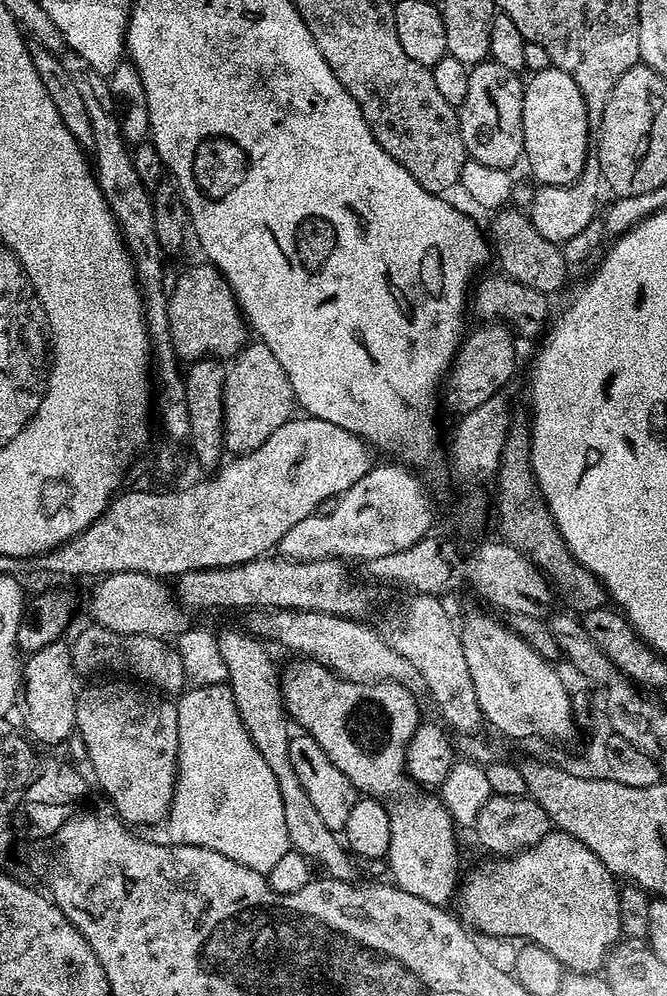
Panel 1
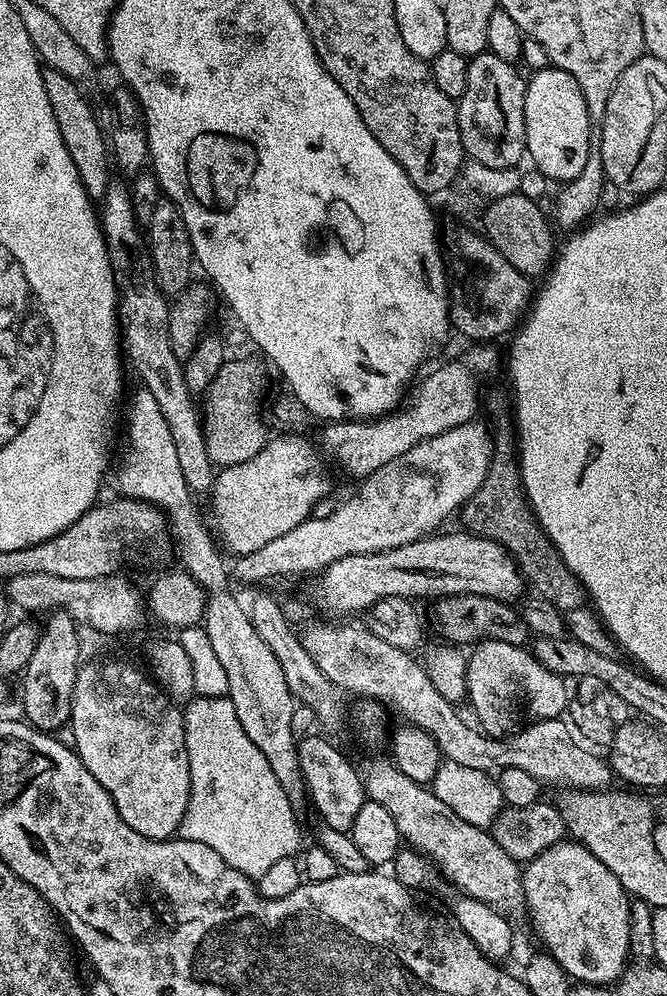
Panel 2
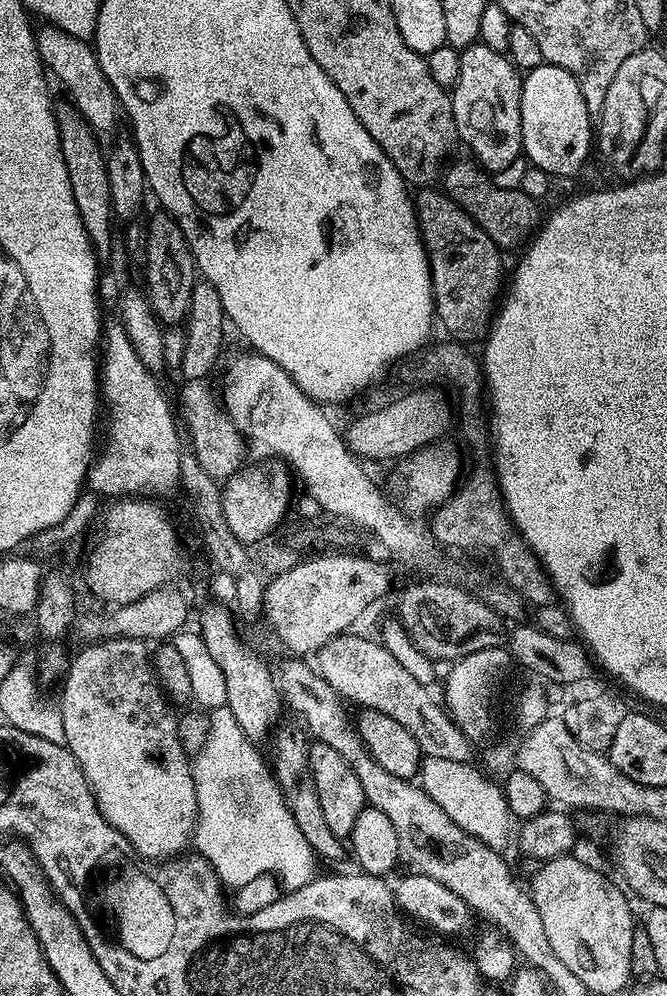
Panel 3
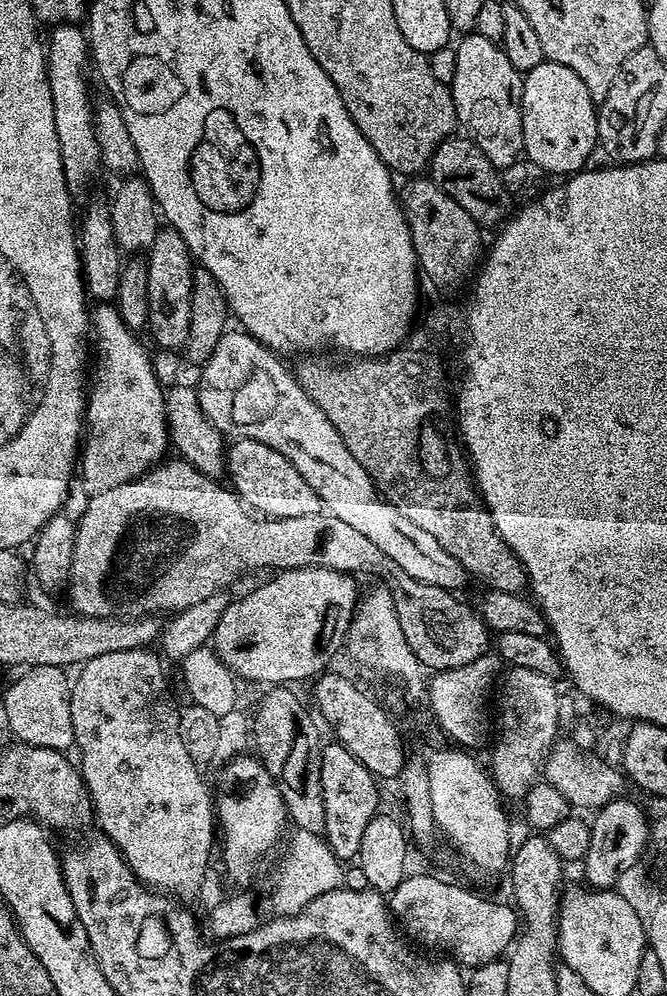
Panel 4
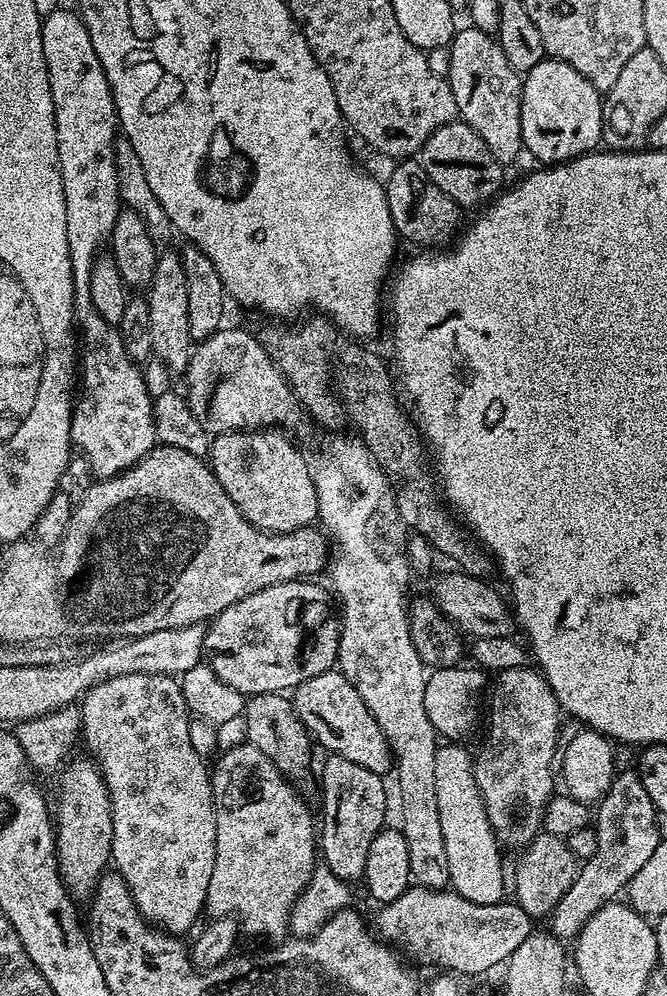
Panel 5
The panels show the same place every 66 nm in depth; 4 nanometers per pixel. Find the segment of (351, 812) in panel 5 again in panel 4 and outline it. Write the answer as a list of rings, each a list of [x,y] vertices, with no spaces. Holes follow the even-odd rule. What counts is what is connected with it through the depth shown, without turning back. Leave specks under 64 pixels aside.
[[[338,742],[325,743],[320,749],[320,773],[322,774],[322,802],[324,803],[324,834],[330,850],[342,862],[355,861],[360,855],[366,826],[378,814],[380,792],[376,789],[377,777],[350,750]]]

